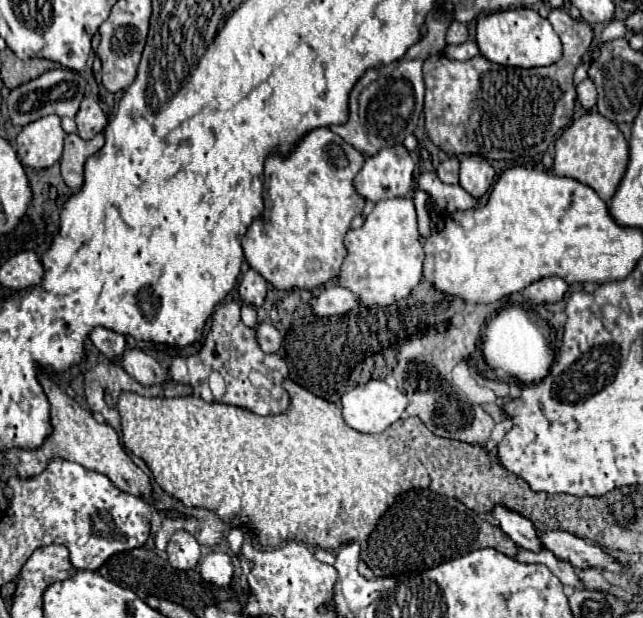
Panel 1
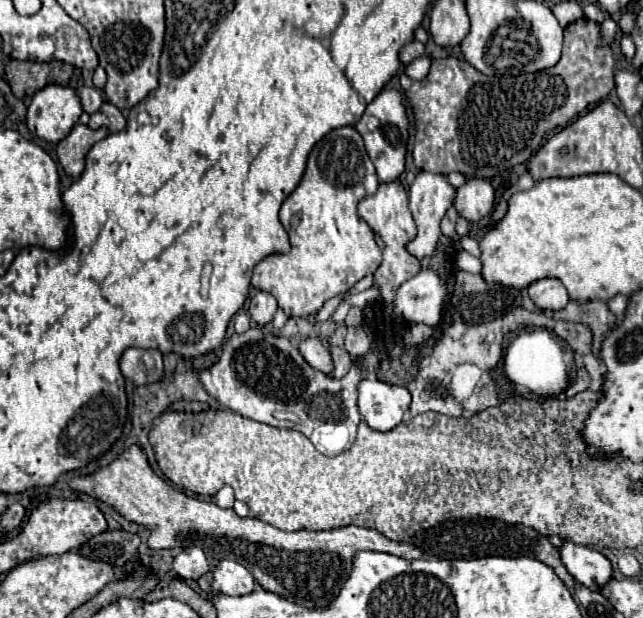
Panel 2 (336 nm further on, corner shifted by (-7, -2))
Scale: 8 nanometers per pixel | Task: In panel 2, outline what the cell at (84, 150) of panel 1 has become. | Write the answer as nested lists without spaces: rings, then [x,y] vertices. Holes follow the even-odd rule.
[[[76,124],[66,138],[62,138],[56,146],[56,156],[64,168],[64,172],[72,178],[80,178],[84,170],[84,158],[88,150],[102,140],[108,134],[108,130],[90,130],[84,124]]]

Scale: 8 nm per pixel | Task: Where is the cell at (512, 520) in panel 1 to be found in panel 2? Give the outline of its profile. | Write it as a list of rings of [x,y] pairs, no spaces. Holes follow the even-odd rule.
[[[562,542],[558,548],[568,572],[586,588],[598,592],[604,582],[612,580],[612,564],[602,552],[574,542]]]

